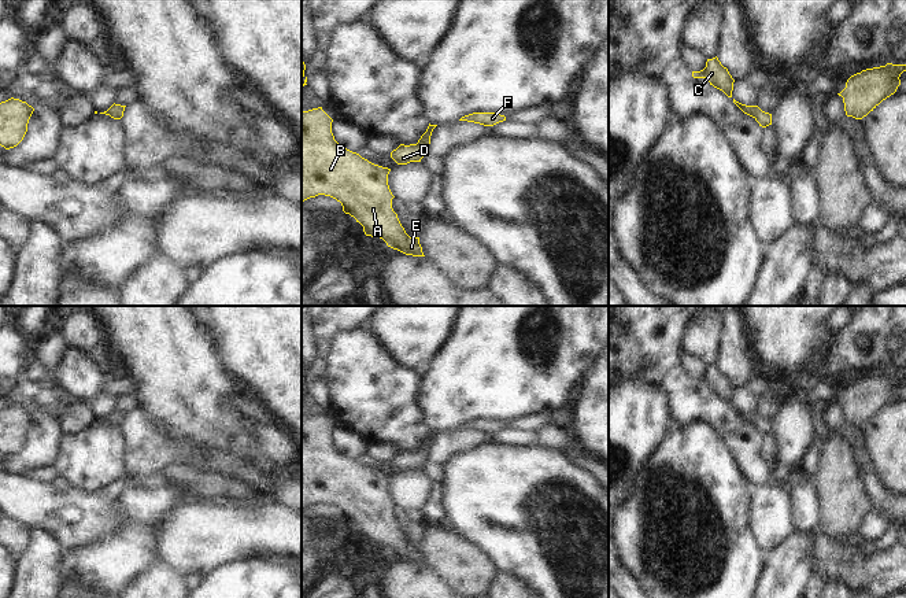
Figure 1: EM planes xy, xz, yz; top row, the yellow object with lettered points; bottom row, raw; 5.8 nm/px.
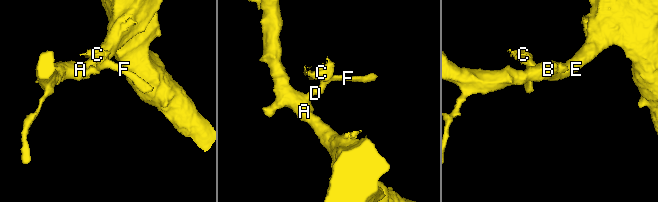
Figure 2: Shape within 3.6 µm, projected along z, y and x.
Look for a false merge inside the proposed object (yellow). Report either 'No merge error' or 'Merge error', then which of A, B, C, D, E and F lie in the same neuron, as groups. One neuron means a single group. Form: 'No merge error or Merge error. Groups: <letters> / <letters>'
No merge error. Groups: A B C D E F.

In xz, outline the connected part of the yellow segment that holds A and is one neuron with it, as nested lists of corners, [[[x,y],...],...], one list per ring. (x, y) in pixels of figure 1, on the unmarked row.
[[[322,414],[302,418],[302,509],[325,502],[341,510],[343,518],[363,534],[366,543],[382,546],[406,562],[425,564],[419,545],[410,545],[392,516],[395,505],[388,492],[391,476],[369,469],[340,453],[332,440],[333,427]]]

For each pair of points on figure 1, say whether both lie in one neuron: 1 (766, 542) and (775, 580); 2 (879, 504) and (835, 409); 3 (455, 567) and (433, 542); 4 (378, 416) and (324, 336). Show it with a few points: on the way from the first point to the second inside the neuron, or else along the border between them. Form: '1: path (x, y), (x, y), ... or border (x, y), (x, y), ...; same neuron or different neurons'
1: border (794, 531), (766, 554); different neurons
2: path (871, 480), (858, 449), (858, 442), (849, 432); same neuron
3: path (452, 561), (439, 547); same neuron
4: border (355, 327), (340, 331), (331, 340), (322, 373); different neurons

